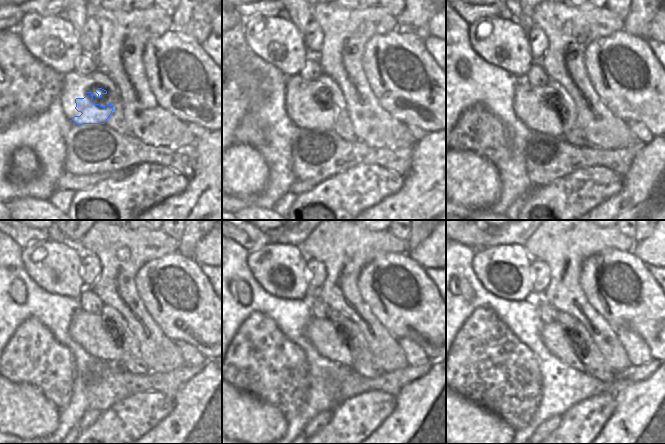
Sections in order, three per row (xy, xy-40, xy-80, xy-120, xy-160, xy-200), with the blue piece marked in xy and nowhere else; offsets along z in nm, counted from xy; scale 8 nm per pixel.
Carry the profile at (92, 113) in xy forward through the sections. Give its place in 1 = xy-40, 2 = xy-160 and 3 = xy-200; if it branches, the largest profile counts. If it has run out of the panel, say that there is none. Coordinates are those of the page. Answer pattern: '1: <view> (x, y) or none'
1: xy-40 (318, 115)
2: xy-160 (325, 336)
3: xy-200 (555, 338)

